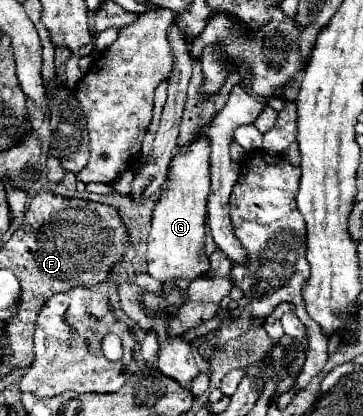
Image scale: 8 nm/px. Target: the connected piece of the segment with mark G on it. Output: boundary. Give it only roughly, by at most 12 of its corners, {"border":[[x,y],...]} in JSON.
{"border":[[210,144],[170,164],[148,236],[148,274],[208,276]]}

